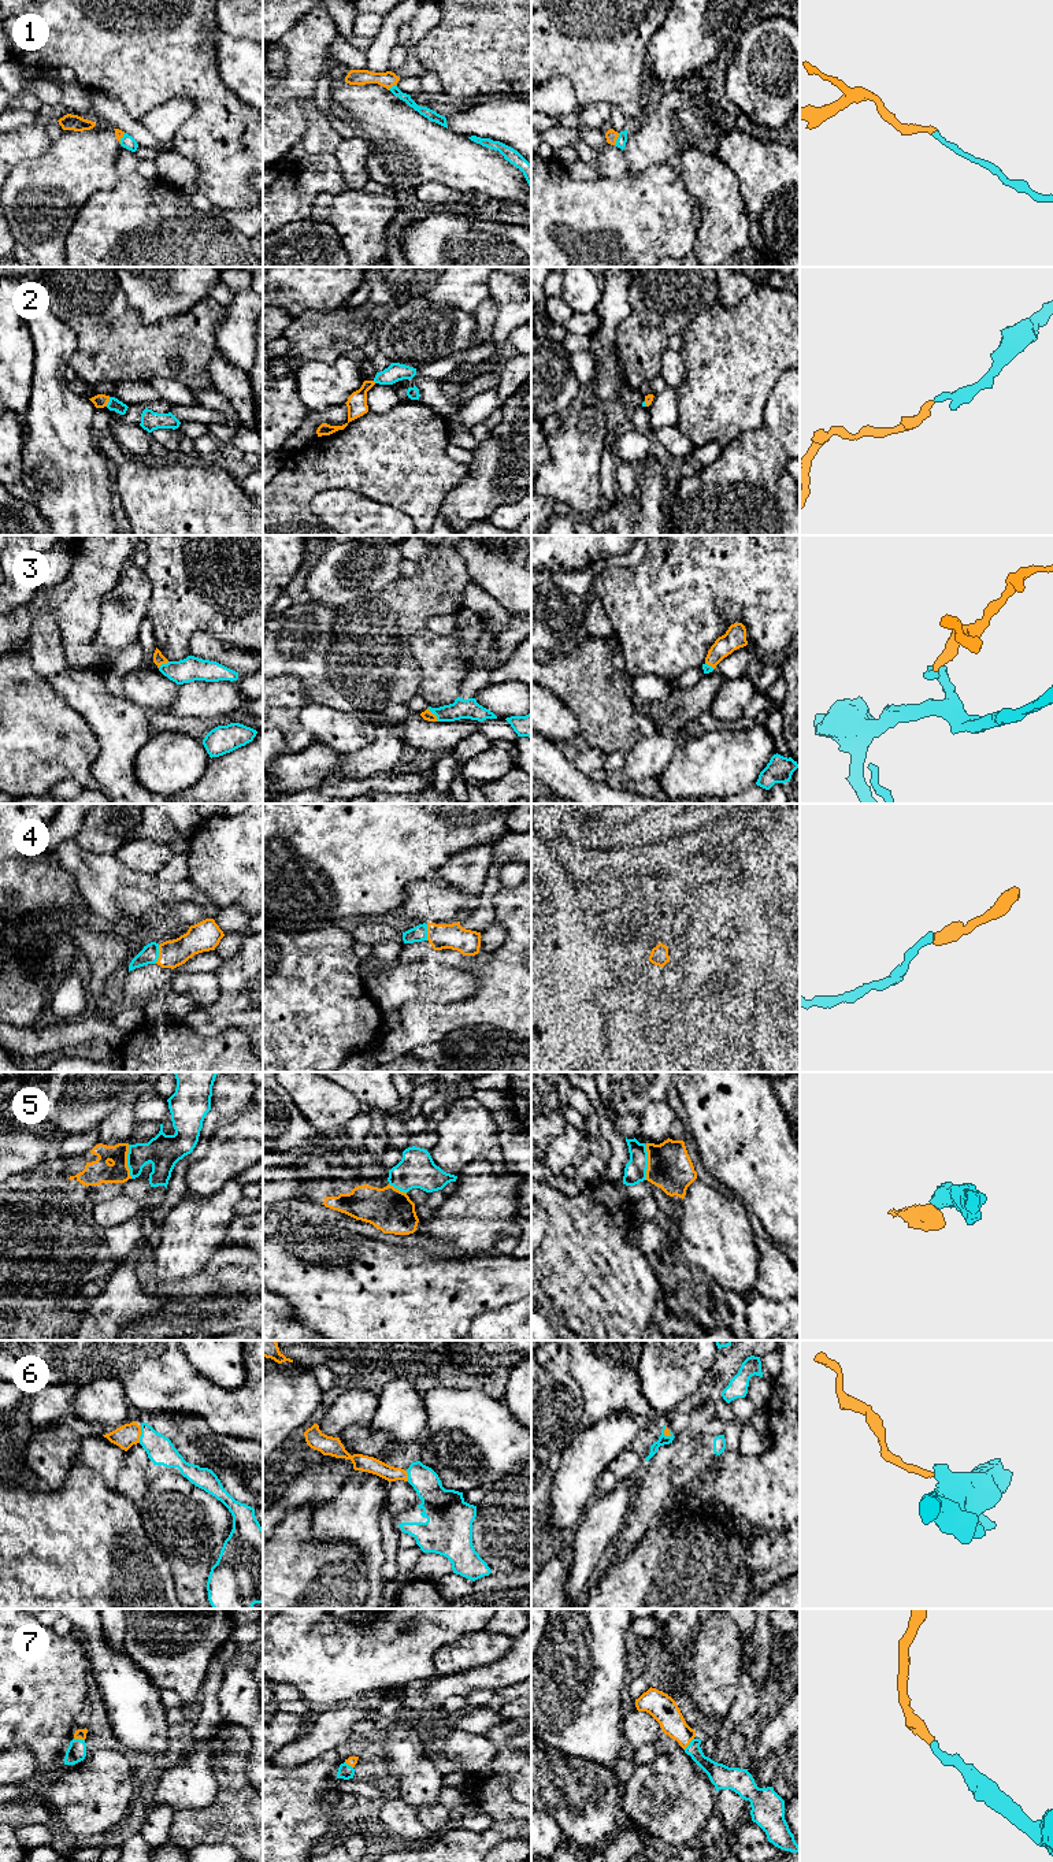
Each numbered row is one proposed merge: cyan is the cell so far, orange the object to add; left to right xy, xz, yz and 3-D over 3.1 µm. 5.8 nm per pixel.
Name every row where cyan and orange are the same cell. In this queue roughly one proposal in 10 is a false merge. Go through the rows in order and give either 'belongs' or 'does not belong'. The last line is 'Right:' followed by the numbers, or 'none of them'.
1: belongs
2: belongs
3: belongs
4: belongs
5: does not belong
6: belongs
7: belongs
Right: 1, 2, 3, 4, 6, 7

